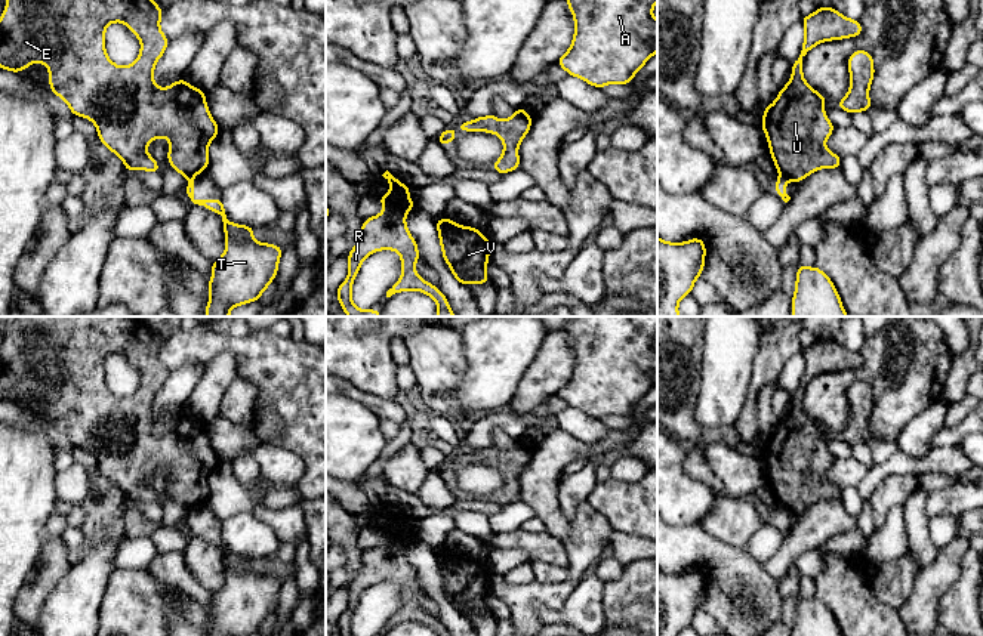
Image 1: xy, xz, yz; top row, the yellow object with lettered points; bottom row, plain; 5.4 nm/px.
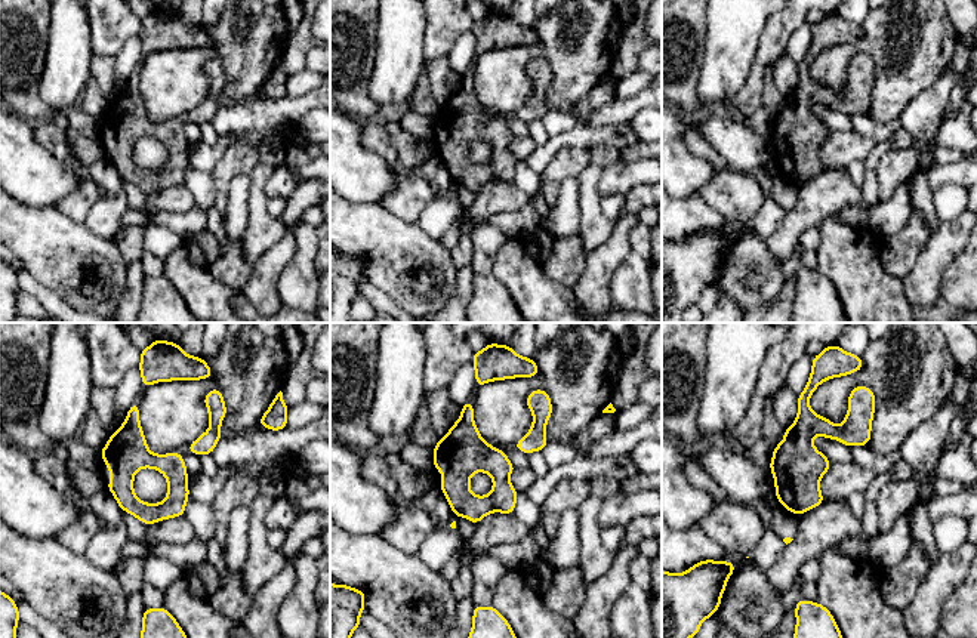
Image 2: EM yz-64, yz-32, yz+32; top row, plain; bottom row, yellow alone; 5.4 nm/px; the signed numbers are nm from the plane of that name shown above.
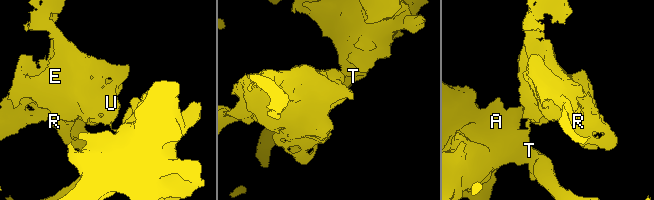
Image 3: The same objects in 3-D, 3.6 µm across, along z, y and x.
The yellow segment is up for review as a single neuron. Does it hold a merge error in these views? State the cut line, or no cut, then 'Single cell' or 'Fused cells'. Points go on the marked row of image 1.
Split along yz (780, 172), (786, 176). Fused cells

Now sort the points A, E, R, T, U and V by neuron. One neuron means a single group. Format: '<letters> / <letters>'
A T / E R U V

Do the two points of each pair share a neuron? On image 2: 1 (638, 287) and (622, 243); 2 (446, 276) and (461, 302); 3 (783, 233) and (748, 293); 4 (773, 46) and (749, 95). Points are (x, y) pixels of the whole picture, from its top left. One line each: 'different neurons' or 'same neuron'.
1: different neurons
2: different neurons
3: different neurons
4: same neuron

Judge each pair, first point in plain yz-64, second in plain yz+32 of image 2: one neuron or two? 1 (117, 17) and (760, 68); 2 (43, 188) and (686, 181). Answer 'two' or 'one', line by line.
1: one
2: one

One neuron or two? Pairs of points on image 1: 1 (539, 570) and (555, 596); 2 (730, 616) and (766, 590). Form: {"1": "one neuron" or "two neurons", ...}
{"1": "two neurons", "2": "one neuron"}

